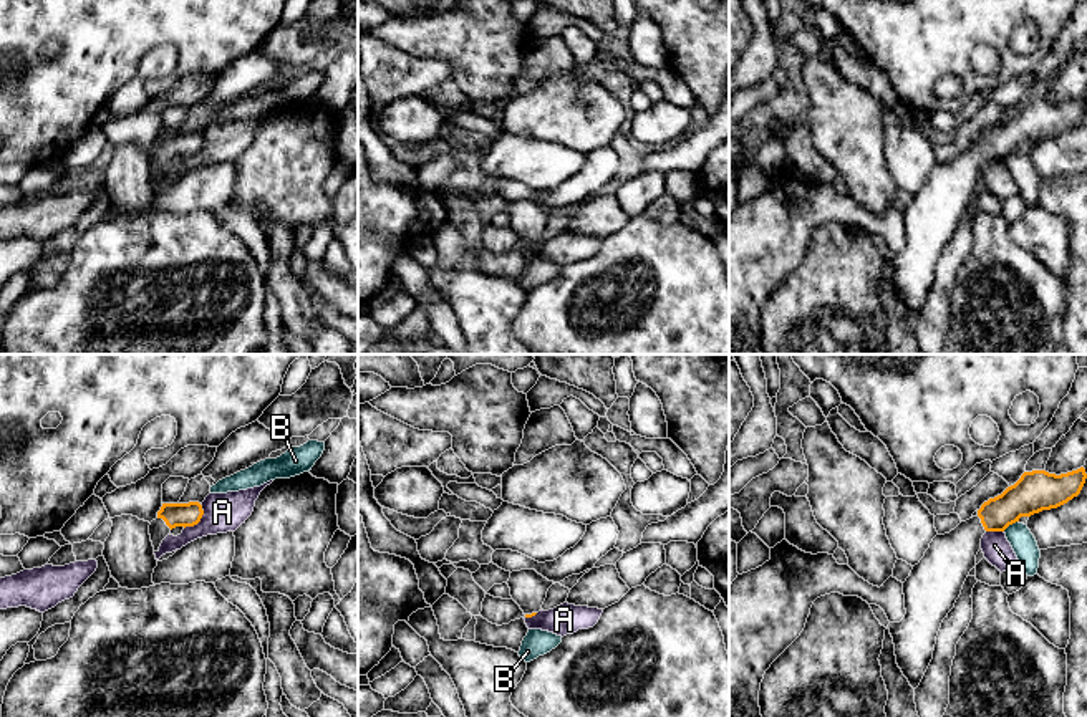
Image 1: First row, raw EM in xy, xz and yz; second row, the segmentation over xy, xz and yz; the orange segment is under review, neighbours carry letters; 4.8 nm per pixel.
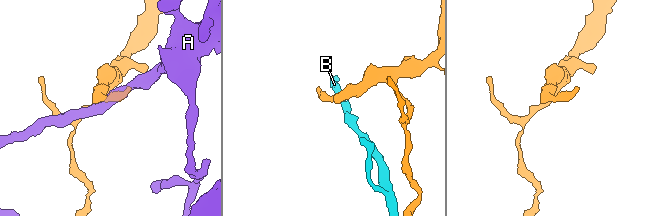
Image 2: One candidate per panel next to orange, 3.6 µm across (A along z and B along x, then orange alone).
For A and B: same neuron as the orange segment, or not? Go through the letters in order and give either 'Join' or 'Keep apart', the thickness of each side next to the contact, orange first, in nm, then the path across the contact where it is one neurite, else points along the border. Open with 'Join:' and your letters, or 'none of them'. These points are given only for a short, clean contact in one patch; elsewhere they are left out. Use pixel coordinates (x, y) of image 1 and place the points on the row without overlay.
Join: none of them
A: Keep apart. Thickness 110 nm (orange) against 190 nm
B: Keep apart. Thickness 200 nm (orange) against 120 nm

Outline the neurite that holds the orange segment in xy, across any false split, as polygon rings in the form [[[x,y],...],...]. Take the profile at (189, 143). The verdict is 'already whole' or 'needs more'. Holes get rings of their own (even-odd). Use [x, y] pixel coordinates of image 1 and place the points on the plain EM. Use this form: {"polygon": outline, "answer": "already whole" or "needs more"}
{"polygon": [[[199,131],[189,132],[162,132],[157,147],[149,154],[149,164],[154,180],[159,180],[162,169],[171,164],[176,156],[194,156],[204,144]]], "answer": "needs more"}

